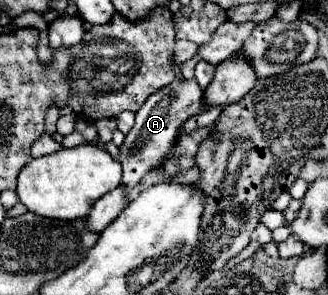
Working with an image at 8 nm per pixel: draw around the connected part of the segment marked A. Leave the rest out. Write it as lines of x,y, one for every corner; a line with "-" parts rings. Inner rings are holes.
175,79
165,89
153,93
145,101
145,105
135,113
135,125
125,135
125,141
119,147
119,163
123,165
121,185
125,189
135,187
143,175
147,175
157,163
161,163
171,149
171,141
175,139
181,121
201,113
203,109
207,109
207,103
203,101
203,91
199,89
195,79
185,79
185,81

